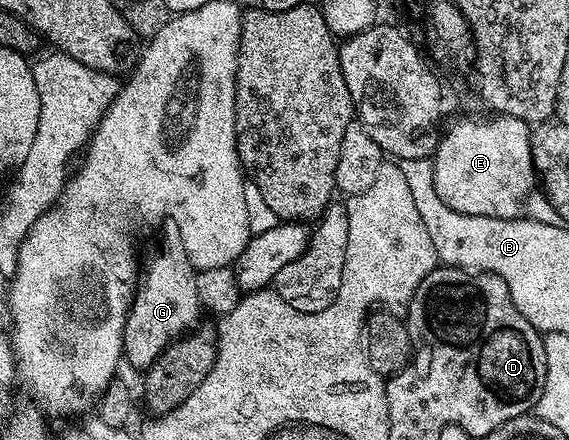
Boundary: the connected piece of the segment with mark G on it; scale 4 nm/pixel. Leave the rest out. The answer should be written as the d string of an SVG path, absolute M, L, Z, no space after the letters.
M177 240L170 241L150 262L145 262L140 273L140 280L134 290L134 302L130 305L130 313L124 323L122 332L122 351L125 364L134 369L145 371L168 346L190 332L199 324L198 312L203 312L200 295L197 294L197 272L194 264L188 259L185 249Z

